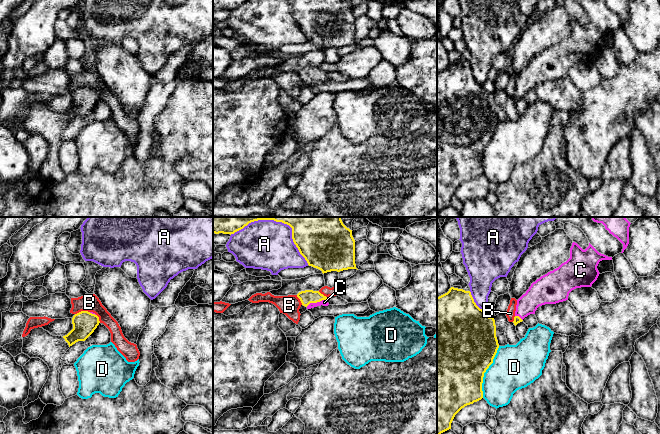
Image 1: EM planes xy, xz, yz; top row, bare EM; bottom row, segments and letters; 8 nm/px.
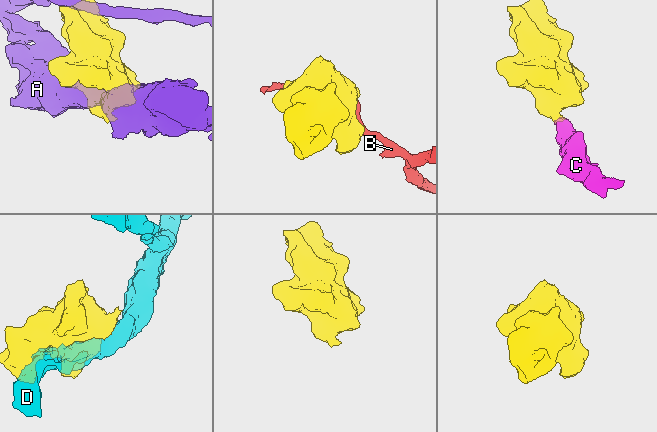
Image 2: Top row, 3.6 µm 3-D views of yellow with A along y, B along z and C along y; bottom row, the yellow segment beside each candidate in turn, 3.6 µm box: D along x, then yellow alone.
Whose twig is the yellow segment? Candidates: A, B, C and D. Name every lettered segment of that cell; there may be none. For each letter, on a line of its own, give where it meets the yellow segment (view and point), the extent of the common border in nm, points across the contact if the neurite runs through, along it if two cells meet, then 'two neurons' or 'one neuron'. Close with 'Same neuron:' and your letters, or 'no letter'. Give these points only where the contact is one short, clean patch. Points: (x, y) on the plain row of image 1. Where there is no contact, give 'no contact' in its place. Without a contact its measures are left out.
A: meets yellow in xz at (294, 19); contact 380 nm long; two neurons
B: meets yellow in xy at (82, 87); contact 120 nm long; border along xy (89, 87), (79, 87), (75, 90); two neurons
C: meets yellow in xz at (316, 78); contact 180 nm long; runs through xz (306, 73), (316, 78), (324, 78); one neuron
D: meets yellow in yz at (485, 147); contact 440 nm long; two neurons
Same neuron: C

